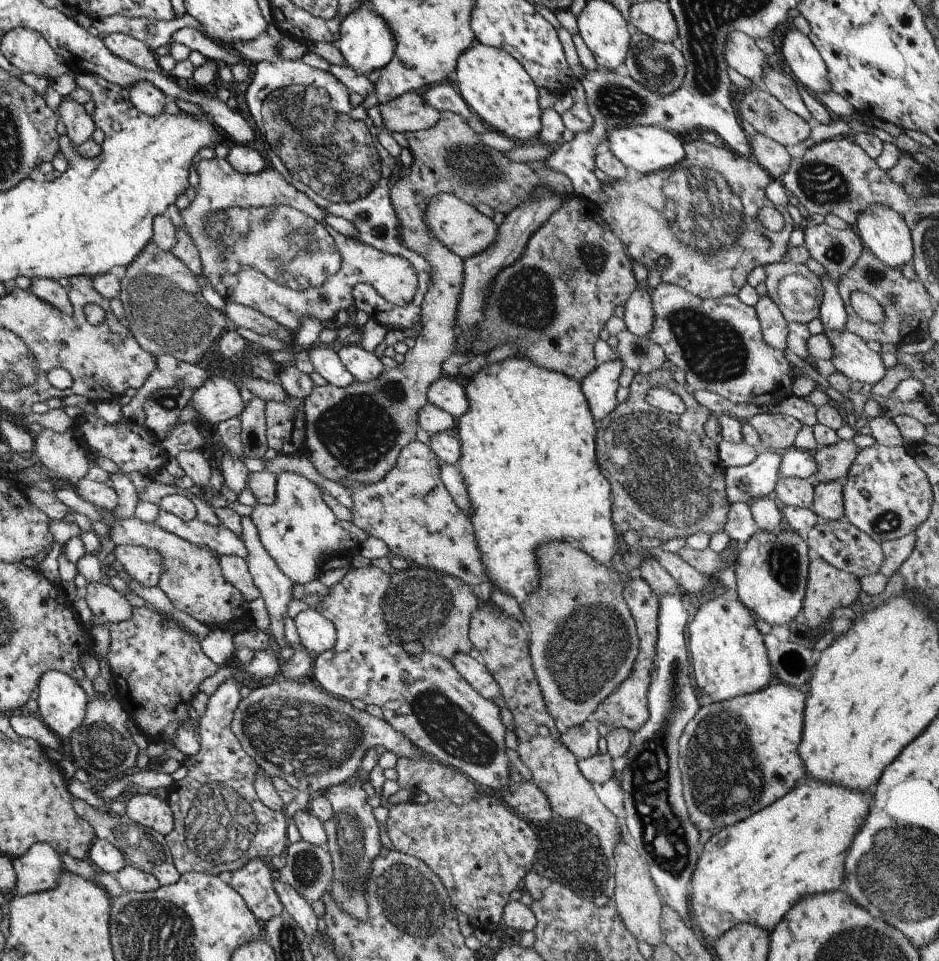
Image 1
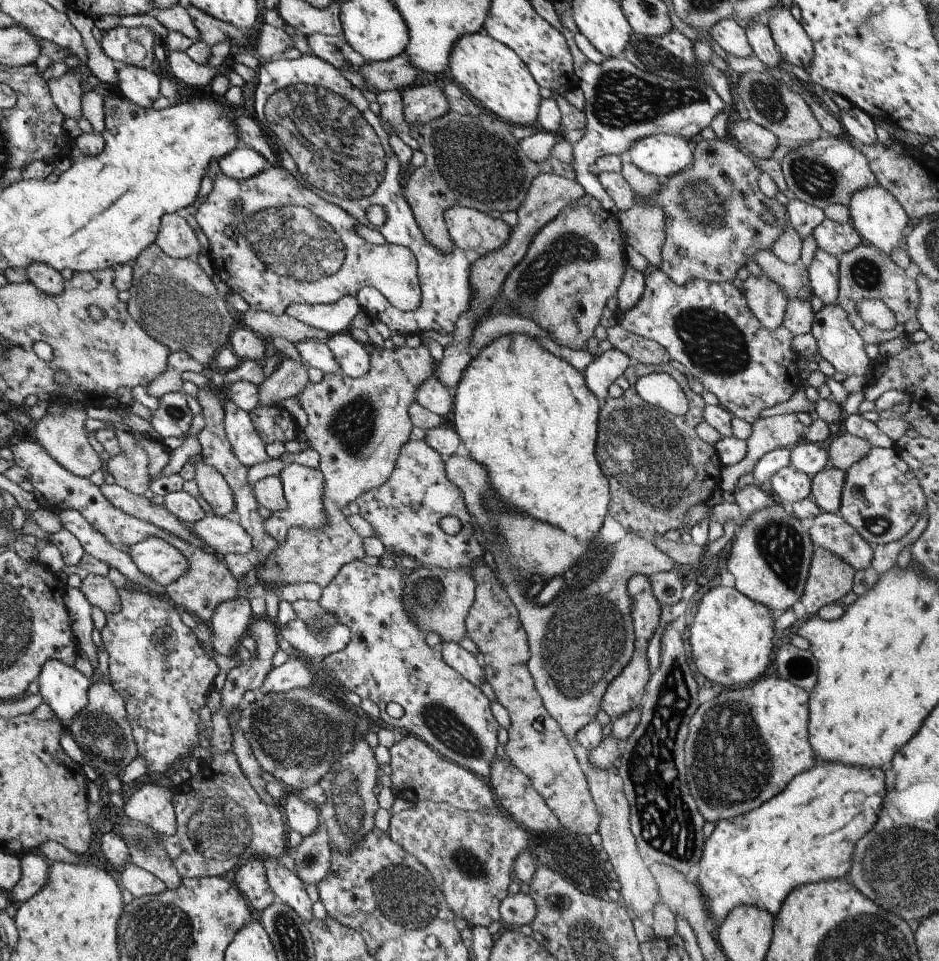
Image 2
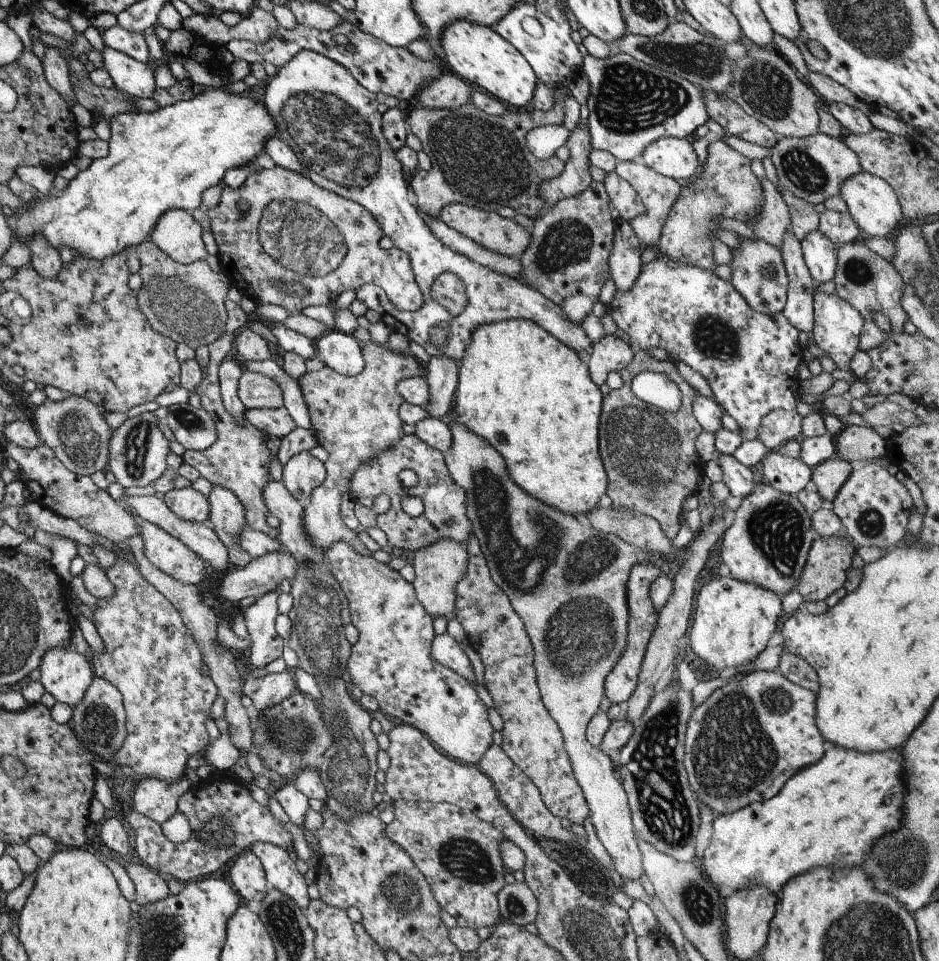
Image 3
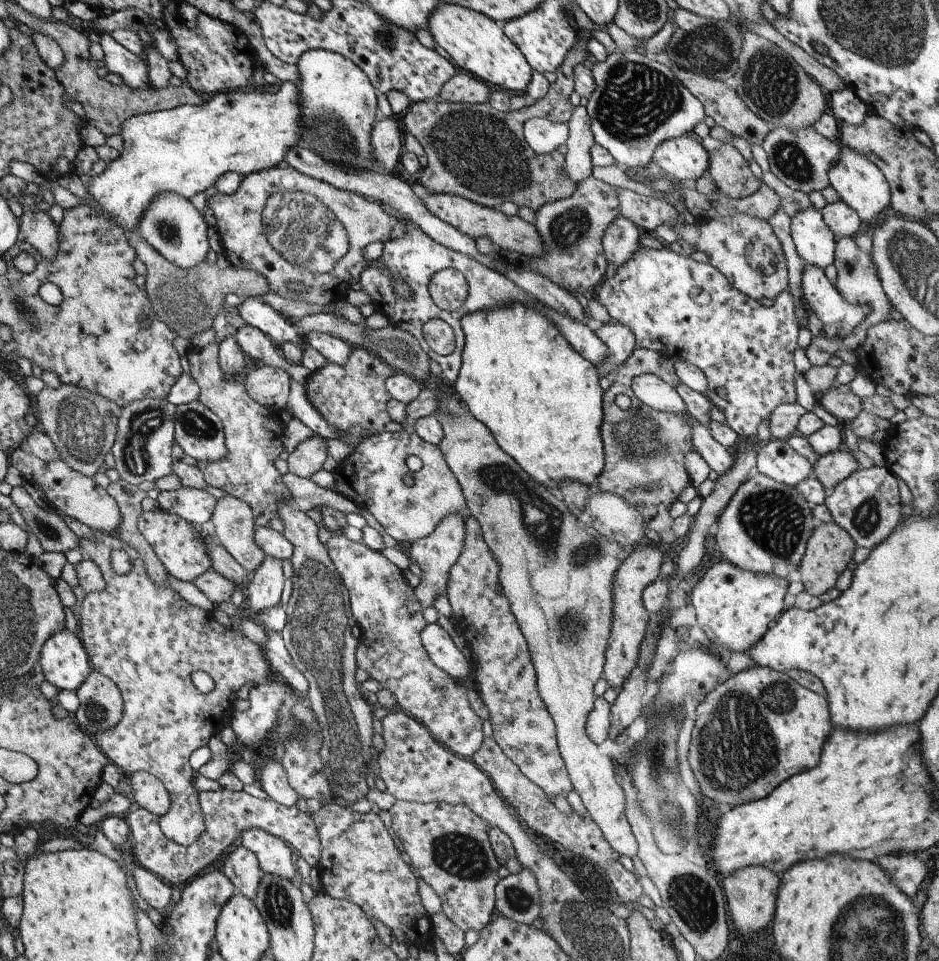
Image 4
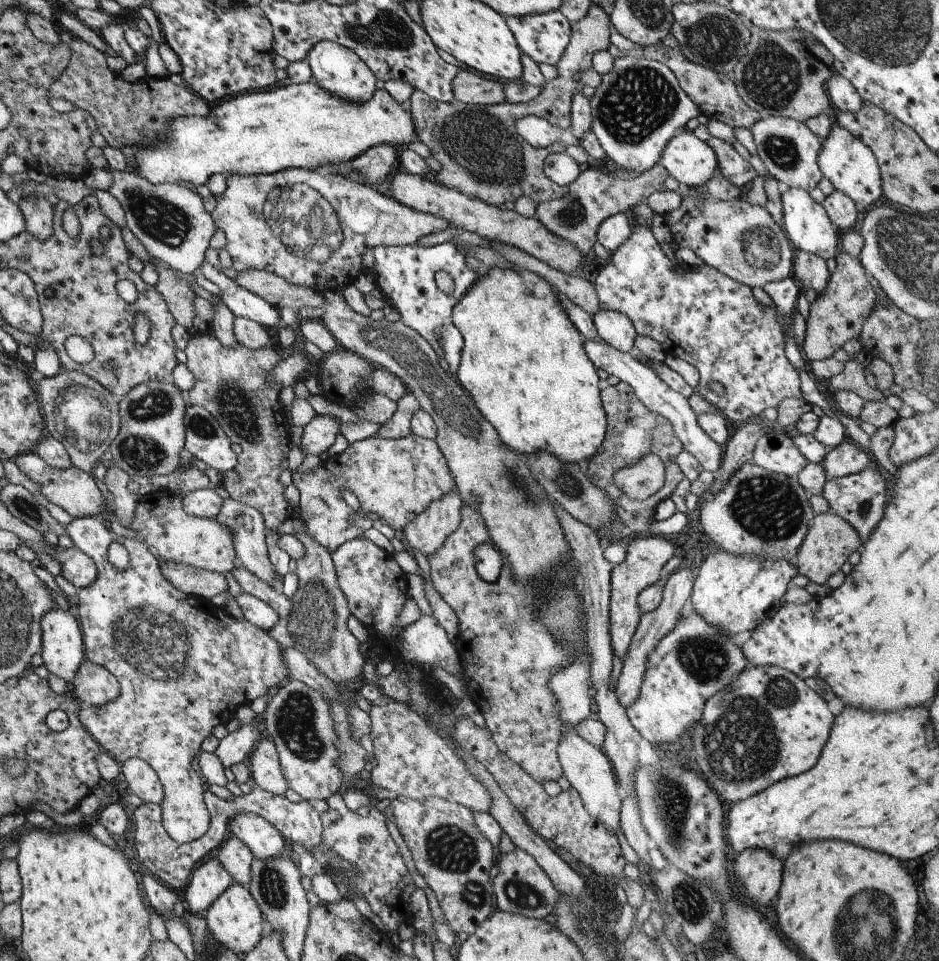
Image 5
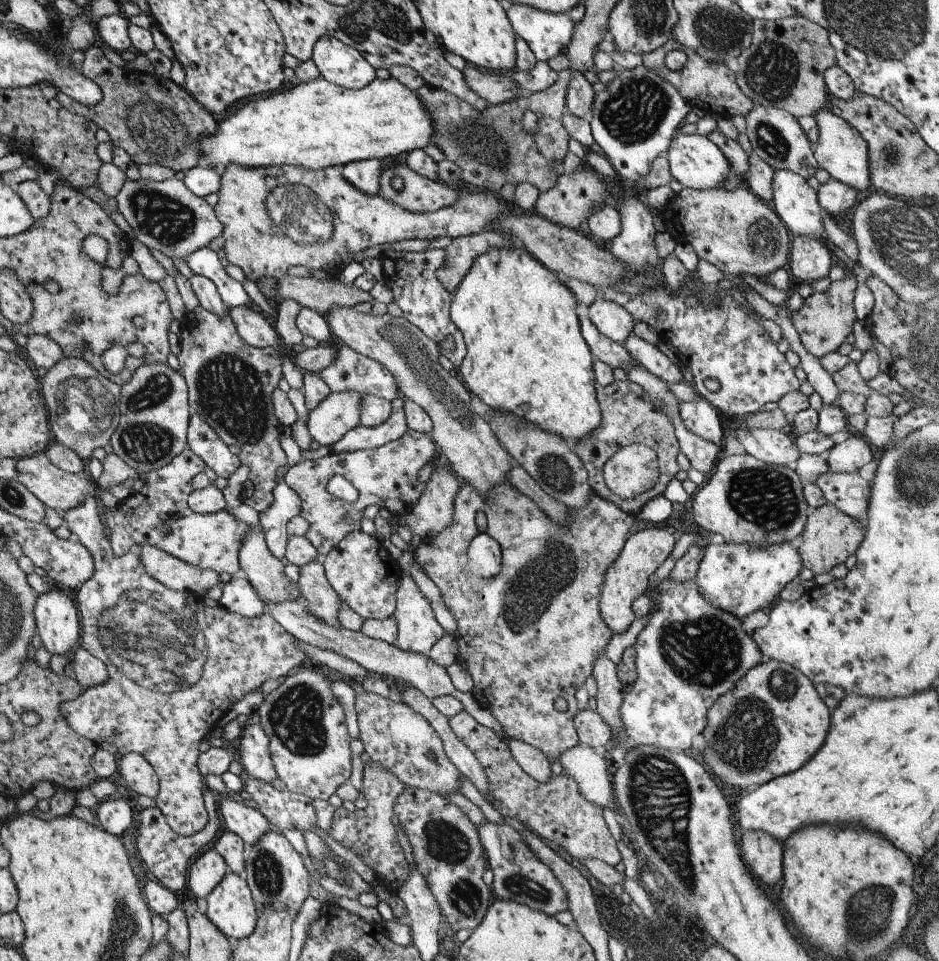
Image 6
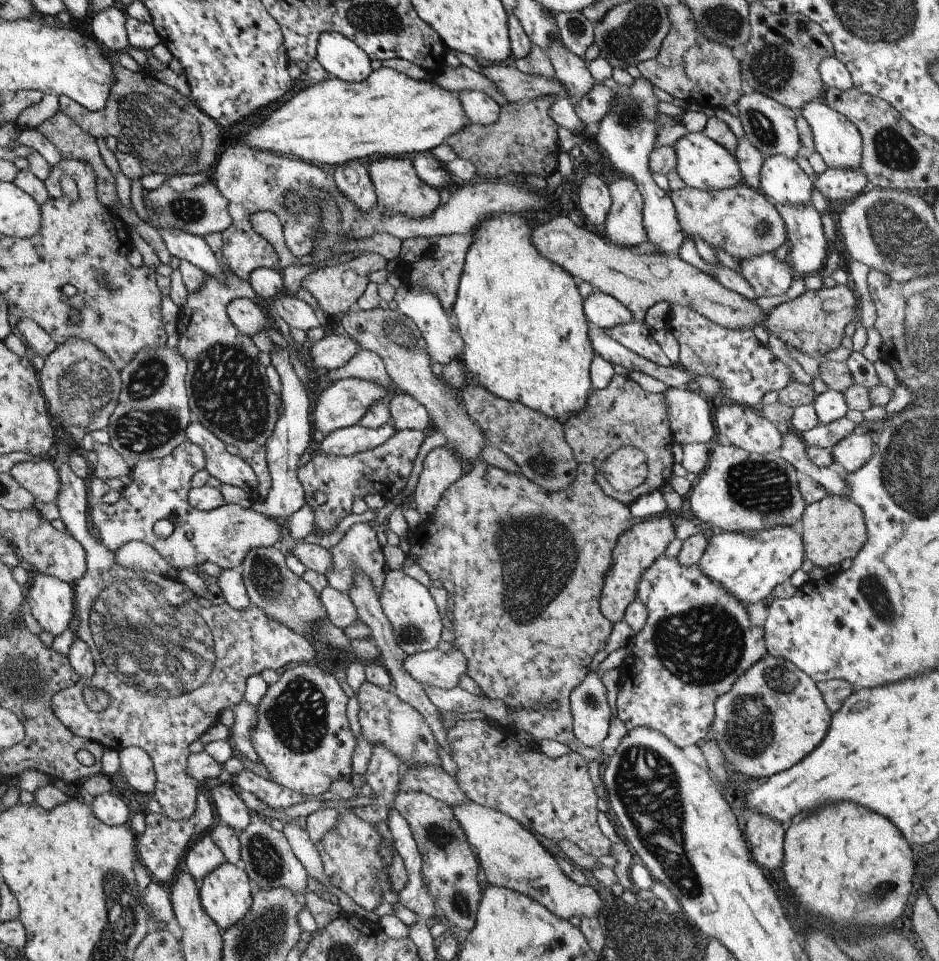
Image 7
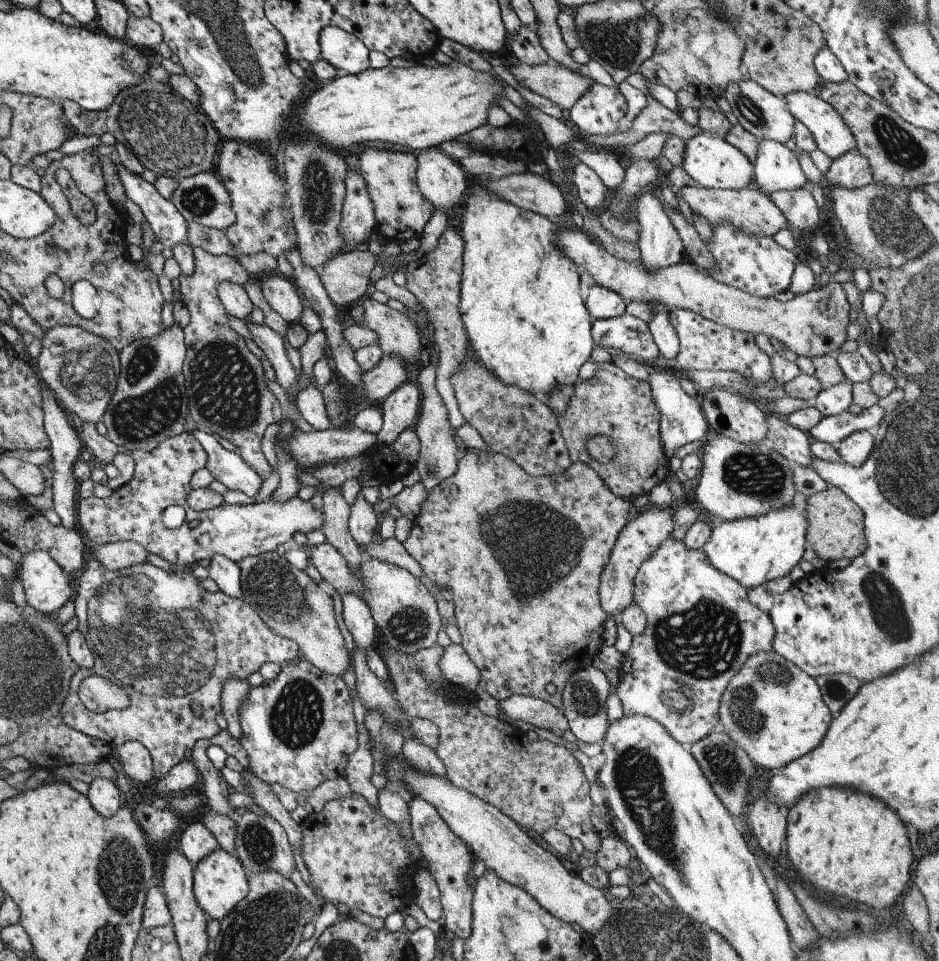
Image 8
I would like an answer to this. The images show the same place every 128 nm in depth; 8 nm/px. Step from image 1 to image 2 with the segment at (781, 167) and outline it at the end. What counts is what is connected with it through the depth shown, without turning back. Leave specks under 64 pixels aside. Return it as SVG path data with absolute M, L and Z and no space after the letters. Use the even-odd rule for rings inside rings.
M735 114L730 117L730 121L725 128L737 140L740 147L747 150L747 154L752 153L761 160L769 159L777 146L777 139L773 133L753 121L743 120Z

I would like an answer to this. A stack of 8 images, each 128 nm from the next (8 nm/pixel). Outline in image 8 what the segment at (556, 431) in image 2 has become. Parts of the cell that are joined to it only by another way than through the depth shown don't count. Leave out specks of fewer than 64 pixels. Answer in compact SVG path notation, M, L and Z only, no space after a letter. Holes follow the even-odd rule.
M480 184L469 188L455 222L463 239L459 313L471 356L505 386L517 386L529 394L539 390L547 395L557 386L579 382L579 368L589 360L595 346L590 335L589 314L579 292L578 267L553 242L559 227L544 216L497 198Z

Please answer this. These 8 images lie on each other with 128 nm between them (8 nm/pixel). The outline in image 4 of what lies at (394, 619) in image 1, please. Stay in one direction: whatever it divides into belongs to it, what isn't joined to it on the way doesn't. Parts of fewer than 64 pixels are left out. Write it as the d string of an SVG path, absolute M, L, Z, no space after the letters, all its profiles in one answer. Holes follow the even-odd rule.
M455 512L455 514L447 514L445 518L441 518L441 522L435 526L429 536L417 538L411 542L408 553L410 559L419 566L421 570L421 578L419 583L413 589L413 594L421 606L421 611L432 606L433 600L437 598L437 594L445 594L445 586L447 586L447 576L449 576L449 568L453 566L453 562L459 558L461 554L461 546L463 546L464 520Z

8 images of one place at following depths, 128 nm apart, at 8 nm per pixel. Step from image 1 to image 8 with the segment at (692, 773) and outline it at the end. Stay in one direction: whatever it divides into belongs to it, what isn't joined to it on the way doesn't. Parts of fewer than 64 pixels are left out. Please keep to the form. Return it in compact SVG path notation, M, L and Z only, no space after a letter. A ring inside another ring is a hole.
M775 651L755 652L743 662L735 676L729 680L721 695L718 720L723 731L739 746L758 771L779 770L792 760L813 750L825 736L832 716L823 700L814 678L807 676L792 662L785 660Z

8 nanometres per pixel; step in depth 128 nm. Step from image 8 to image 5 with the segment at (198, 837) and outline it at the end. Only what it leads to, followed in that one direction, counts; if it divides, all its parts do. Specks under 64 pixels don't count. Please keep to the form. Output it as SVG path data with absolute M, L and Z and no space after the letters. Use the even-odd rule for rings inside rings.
M213 858L200 864L190 873L189 884L183 891L187 912L191 915L205 912L215 898L227 890L234 880L227 874L221 863Z

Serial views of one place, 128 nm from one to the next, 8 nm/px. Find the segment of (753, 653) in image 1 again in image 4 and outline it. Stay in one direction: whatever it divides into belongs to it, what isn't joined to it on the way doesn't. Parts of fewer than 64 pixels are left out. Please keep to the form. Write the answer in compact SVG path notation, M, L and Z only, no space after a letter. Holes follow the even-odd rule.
M724 559L713 563L691 589L690 600L697 626L709 640L711 646L727 652L747 652L761 640L783 610L788 582L773 574L749 572L737 568Z

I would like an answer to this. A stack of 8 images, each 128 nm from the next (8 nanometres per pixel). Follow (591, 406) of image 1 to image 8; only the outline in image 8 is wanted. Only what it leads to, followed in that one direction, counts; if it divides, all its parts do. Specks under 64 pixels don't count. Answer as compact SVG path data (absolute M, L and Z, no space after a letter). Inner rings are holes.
M597 284L591 285L583 295L587 312L593 320L621 316L625 310L625 302L613 290L607 290Z

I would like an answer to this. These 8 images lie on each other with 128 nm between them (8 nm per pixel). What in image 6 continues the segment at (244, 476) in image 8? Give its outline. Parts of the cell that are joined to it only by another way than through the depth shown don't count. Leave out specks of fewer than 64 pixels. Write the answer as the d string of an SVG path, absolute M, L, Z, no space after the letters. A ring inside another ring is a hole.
M197 414L188 420L186 447L221 478L229 478L240 467L240 460L229 452L227 443Z

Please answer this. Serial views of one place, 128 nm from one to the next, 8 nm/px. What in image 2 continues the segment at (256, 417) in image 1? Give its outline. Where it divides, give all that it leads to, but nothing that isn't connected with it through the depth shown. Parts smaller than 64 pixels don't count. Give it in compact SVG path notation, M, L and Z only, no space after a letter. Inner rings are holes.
M286 356L280 360L274 371L265 380L257 385L259 390L258 406L276 406L282 399L297 397L305 388L306 370L297 362Z

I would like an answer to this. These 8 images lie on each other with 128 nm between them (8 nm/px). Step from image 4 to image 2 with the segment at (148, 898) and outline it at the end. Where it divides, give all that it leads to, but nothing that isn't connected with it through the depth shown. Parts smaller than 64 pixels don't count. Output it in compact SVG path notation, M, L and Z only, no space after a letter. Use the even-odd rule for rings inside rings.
M127 862L125 868L119 874L119 882L122 888L126 888L133 897L143 895L153 896L159 894L166 886L149 871L143 870L133 862Z

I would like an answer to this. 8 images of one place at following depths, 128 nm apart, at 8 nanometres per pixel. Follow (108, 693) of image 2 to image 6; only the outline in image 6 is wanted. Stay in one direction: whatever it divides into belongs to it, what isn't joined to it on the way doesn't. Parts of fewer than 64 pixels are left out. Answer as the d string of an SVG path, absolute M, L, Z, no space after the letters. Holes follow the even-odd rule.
M79 645L71 652L70 664L76 681L83 691L97 686L101 682L107 682L107 678L109 678L105 664L91 656Z

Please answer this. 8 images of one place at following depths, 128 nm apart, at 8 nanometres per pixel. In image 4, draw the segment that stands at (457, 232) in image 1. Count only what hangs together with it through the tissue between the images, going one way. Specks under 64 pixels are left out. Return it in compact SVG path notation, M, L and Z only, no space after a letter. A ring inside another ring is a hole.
M413 187L417 191L417 198L421 199L423 206L431 211L433 216L456 228L461 234L469 238L488 238L495 249L509 250L528 257L538 257L543 252L541 236L537 234L534 224L530 224L517 215L508 216L495 208L481 206L470 199L461 198L453 194L427 194L426 191Z

